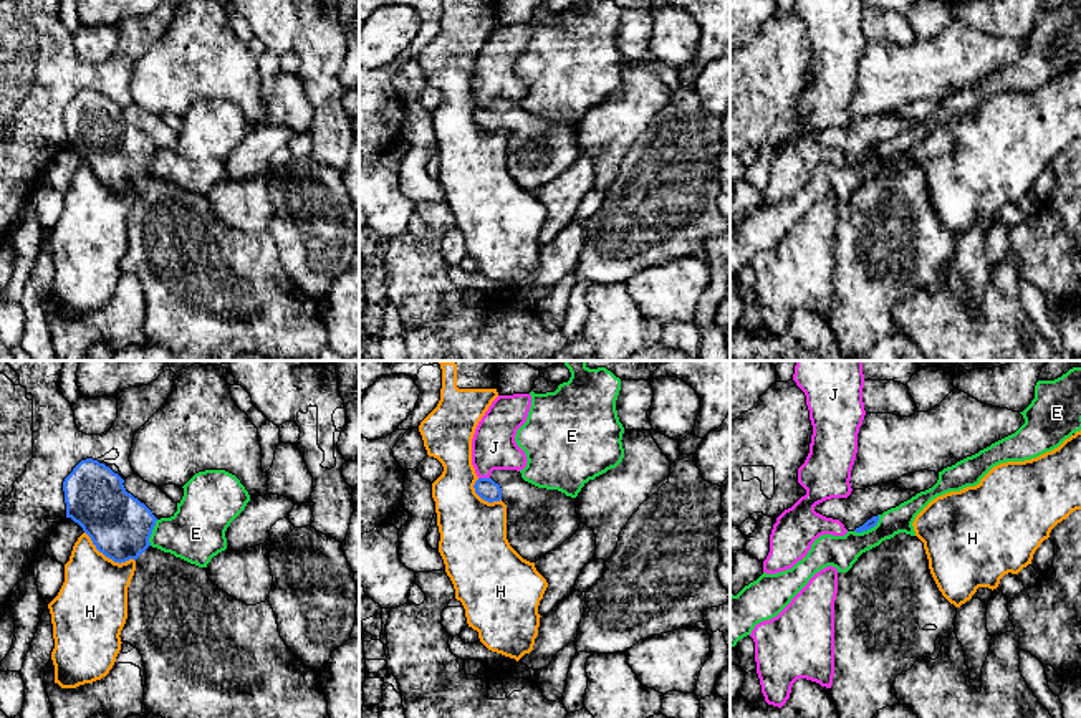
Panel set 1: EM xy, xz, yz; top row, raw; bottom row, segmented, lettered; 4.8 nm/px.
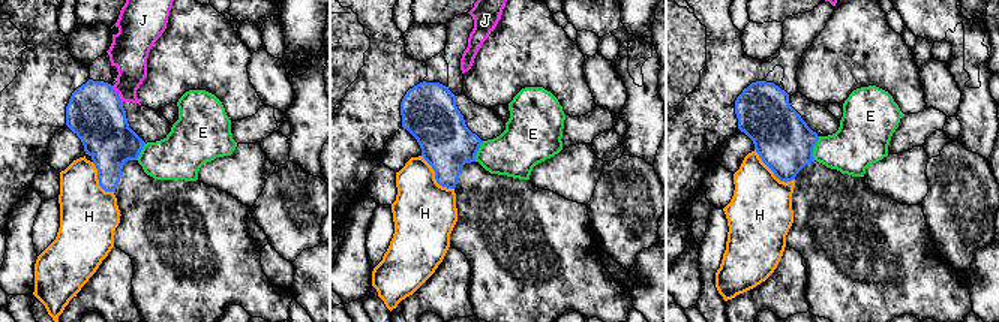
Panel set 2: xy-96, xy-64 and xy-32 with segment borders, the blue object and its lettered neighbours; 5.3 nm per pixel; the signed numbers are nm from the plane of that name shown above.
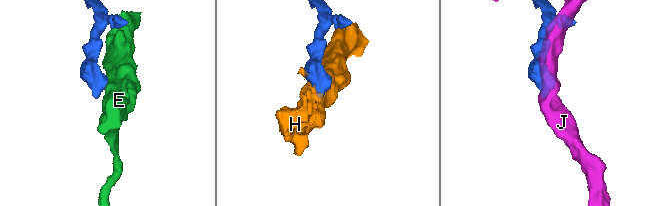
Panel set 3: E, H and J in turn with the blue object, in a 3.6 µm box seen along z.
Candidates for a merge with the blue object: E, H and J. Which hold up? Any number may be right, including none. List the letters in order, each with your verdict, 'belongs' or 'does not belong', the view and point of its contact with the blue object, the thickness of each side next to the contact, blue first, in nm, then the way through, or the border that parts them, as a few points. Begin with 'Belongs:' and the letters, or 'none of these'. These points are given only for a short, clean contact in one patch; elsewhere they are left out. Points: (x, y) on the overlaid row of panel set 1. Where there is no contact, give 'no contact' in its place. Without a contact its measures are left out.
Belongs: none of these
E: does not belong; meets blue in yz at (869, 528); 50 nm thick on the blue side, 160 nm on the other; border along yz (879, 515), (873, 526), (855, 531)
H: does not belong; meets blue in xy at (108, 556); 300 nm thick on the blue side, 340 nm on the other
J: does not belong; meets blue in xz at (484, 478); 100 nm thick on the blue side, 220 nm on the other

